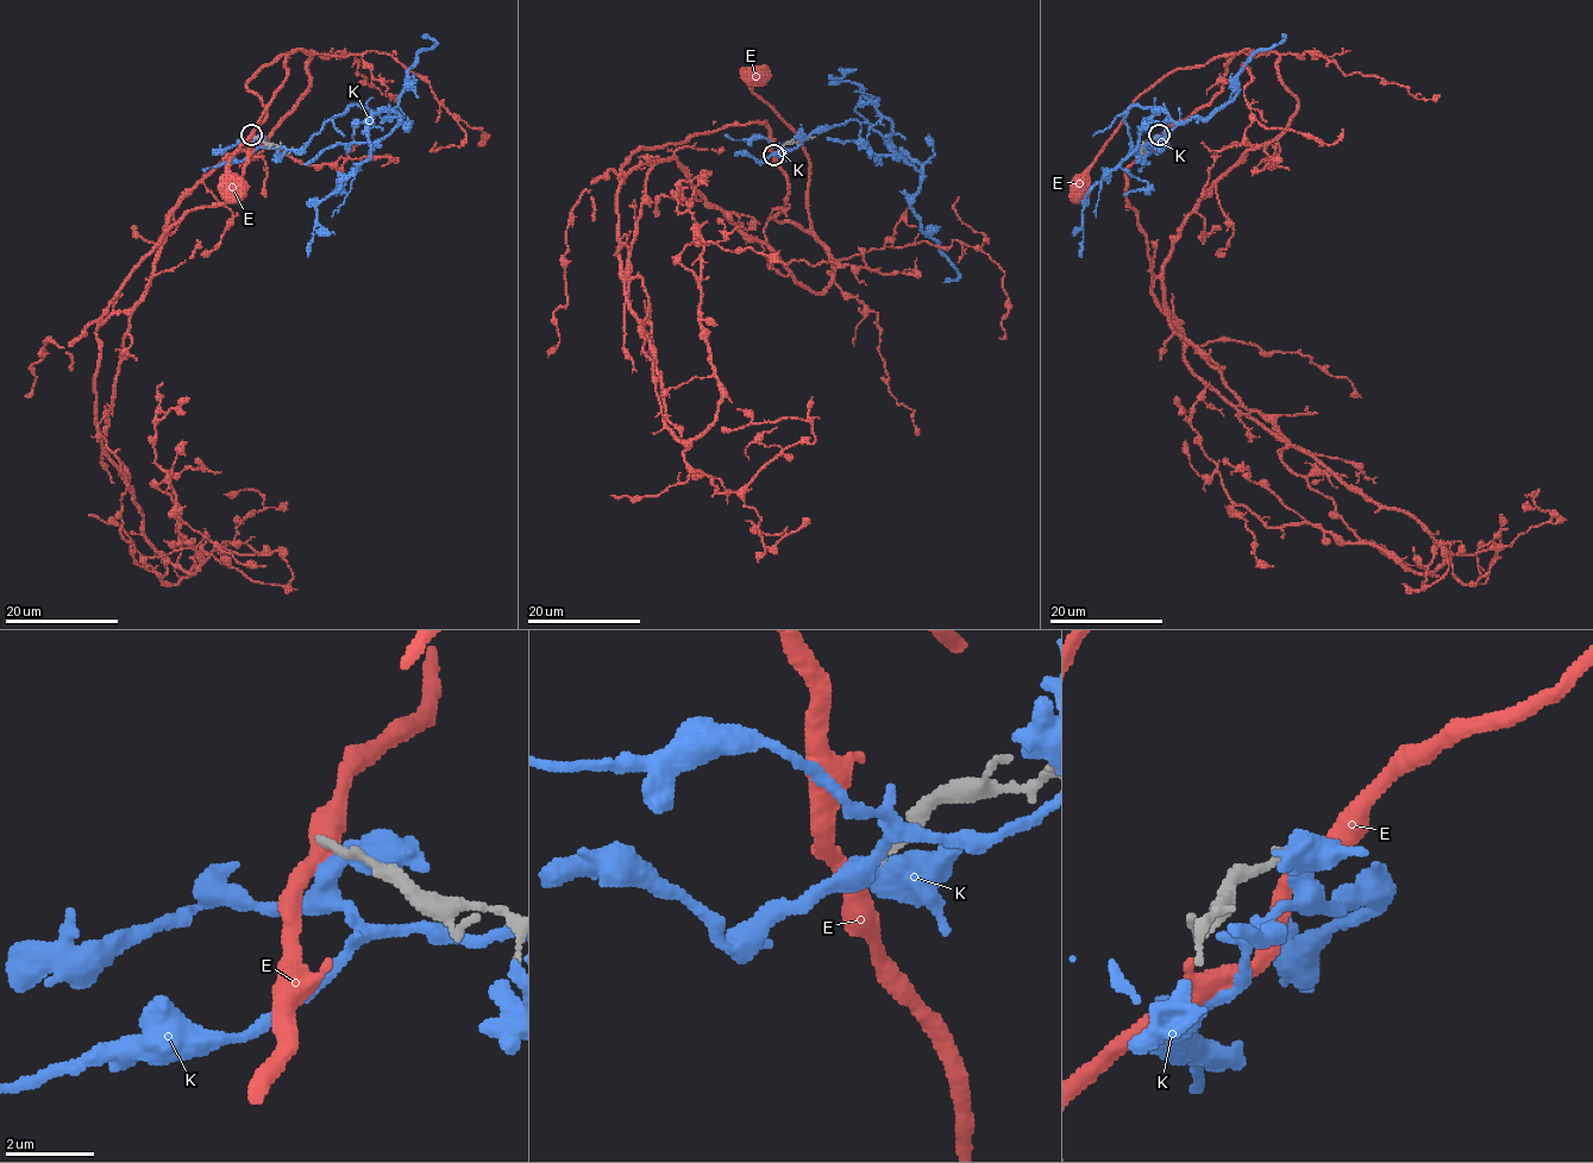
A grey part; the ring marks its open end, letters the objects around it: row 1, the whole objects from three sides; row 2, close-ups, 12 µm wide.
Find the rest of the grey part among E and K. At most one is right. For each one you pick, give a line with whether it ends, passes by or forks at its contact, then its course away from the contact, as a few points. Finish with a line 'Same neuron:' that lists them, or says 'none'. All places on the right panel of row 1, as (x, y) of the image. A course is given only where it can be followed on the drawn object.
Same neuron: none

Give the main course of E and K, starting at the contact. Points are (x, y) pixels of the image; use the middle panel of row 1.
E: (775, 153), (788, 194), (785, 203), (769, 218), (809, 227), (809, 158), (791, 130), (753, 92), (756, 77)
K: (778, 152), (858, 120), (898, 153), (916, 159), (922, 182), (910, 208), (958, 274), (944, 282)

